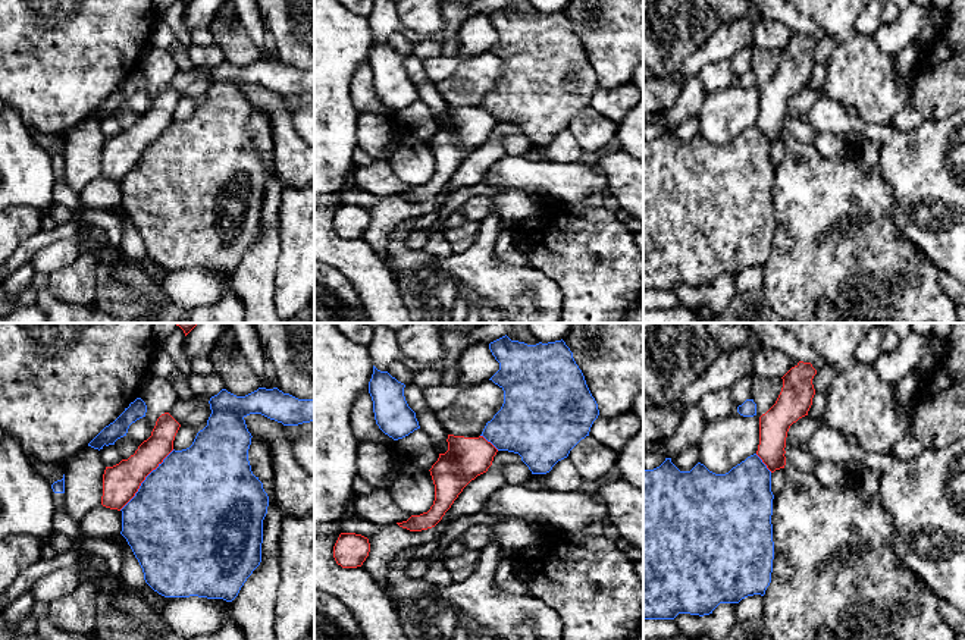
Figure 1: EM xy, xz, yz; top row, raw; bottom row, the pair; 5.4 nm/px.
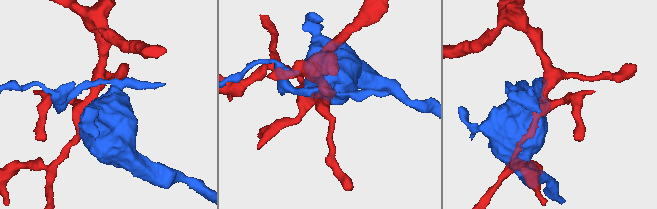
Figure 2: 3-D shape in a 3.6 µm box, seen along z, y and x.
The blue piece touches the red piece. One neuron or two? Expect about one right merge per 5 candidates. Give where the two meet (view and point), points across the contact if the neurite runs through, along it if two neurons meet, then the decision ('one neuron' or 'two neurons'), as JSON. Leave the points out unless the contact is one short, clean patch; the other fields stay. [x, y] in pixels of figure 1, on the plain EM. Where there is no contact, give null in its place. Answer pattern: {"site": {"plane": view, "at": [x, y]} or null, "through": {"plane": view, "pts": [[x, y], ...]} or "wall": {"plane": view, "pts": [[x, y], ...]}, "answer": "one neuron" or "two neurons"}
{"site": {"plane": "xy", "at": [144, 151]}, "answer": "two neurons"}

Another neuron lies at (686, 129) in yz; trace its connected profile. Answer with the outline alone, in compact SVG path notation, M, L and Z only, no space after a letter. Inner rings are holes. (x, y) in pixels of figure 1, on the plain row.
M696 116L686 117L676 128L671 129L671 134L680 142L690 142L699 134L699 122Z

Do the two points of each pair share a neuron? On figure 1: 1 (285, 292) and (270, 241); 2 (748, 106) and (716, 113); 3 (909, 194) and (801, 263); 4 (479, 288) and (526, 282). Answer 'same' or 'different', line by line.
1: different
2: same
3: different
4: same

